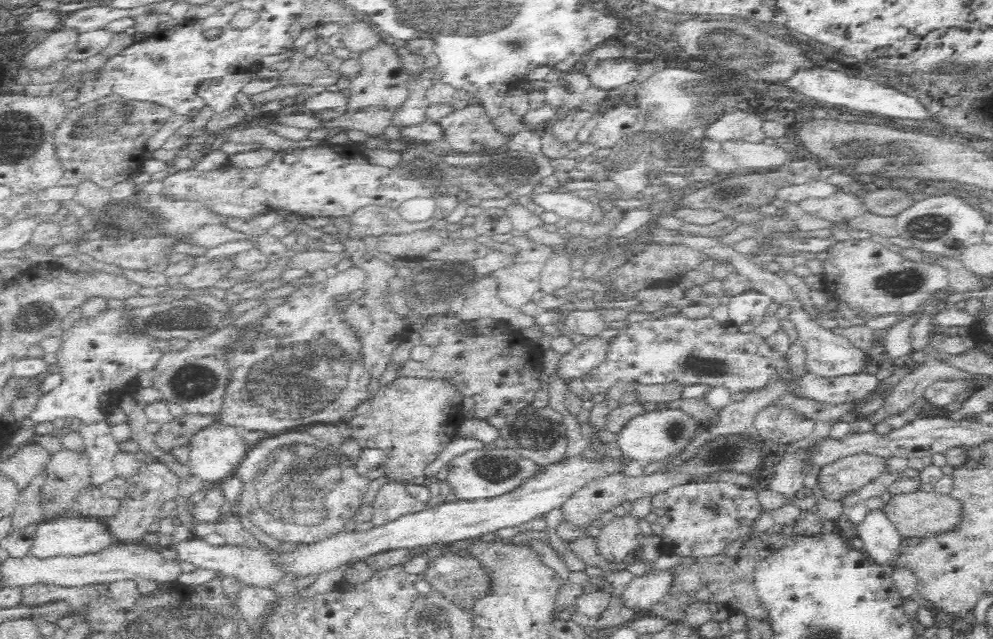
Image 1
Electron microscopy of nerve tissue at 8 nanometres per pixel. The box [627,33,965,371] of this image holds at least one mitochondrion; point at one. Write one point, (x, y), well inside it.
(906, 281)

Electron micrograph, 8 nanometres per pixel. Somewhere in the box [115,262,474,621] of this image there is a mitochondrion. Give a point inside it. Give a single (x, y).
(298, 381)

